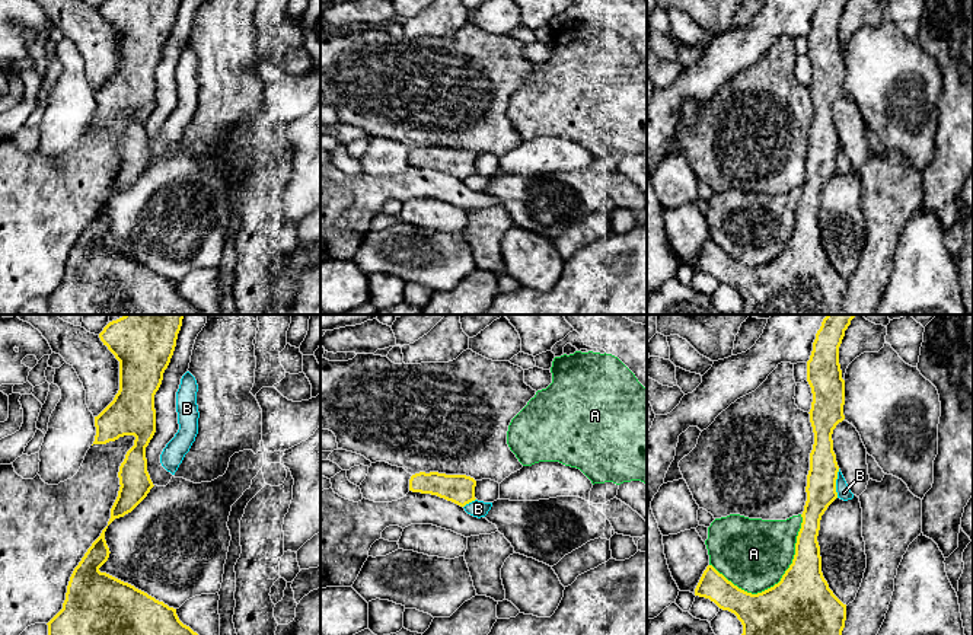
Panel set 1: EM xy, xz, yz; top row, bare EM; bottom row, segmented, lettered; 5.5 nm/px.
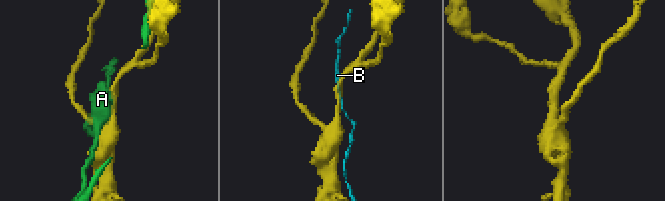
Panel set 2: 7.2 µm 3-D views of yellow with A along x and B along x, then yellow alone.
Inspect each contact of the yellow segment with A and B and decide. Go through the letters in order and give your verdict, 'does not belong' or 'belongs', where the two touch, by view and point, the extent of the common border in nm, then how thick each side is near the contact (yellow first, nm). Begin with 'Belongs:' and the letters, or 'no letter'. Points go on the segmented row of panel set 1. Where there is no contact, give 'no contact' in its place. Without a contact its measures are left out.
Belongs: no letter
A: does not belong | yz (778, 583) | 600 nm | 360/400 nm
B: does not belong | yz (835, 484) | 160 nm | 160/80 nm

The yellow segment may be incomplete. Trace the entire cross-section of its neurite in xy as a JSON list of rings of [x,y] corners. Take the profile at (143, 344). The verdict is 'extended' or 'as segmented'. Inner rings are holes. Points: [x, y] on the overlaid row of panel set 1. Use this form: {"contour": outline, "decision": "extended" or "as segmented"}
{"contour": [[[124,315],[109,322],[99,334],[101,341],[119,361],[119,390],[114,401],[95,417],[93,444],[106,444],[124,435],[134,435],[134,446],[119,466],[119,491],[111,508],[108,526],[131,513],[154,486],[147,472],[146,447],[156,433],[154,395],[173,355],[184,315]]], "decision": "as segmented"}

